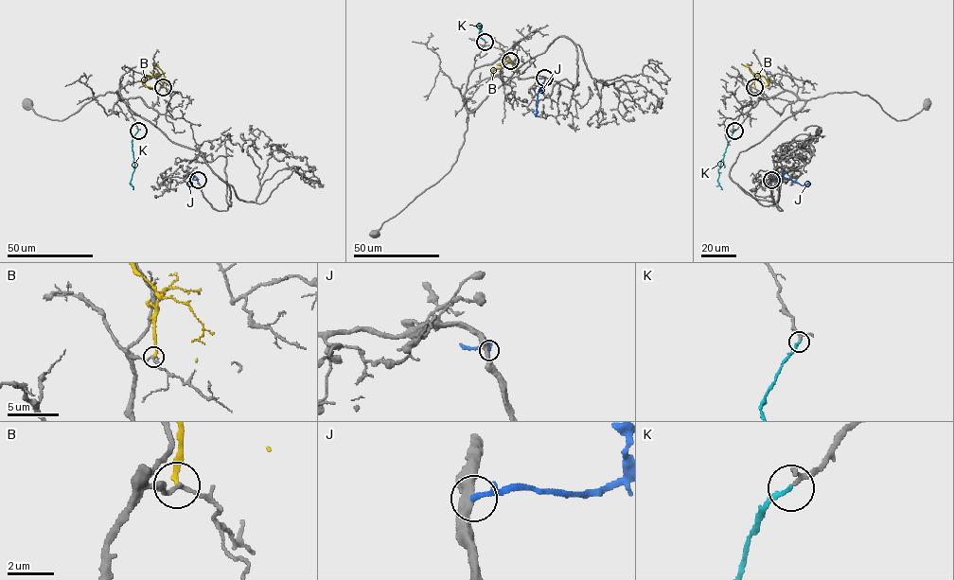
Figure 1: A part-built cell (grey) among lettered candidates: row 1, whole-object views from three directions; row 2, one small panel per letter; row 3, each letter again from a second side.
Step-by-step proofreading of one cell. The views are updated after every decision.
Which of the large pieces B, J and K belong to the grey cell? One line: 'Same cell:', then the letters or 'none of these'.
Same cell: K

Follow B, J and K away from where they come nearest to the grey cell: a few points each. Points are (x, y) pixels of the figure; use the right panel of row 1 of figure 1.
B: (754, 87), (753, 78), (757, 76), (763, 76), (768, 83), (762, 87)
J: (771, 180), (787, 178), (802, 185), (808, 182)
K: (734, 131), (718, 169), (717, 180), (722, 189)

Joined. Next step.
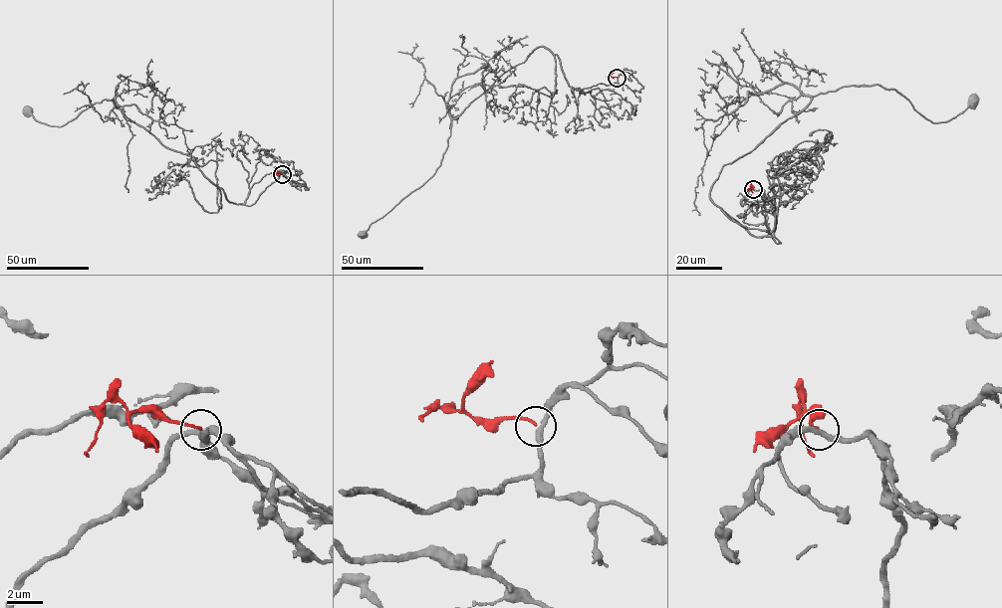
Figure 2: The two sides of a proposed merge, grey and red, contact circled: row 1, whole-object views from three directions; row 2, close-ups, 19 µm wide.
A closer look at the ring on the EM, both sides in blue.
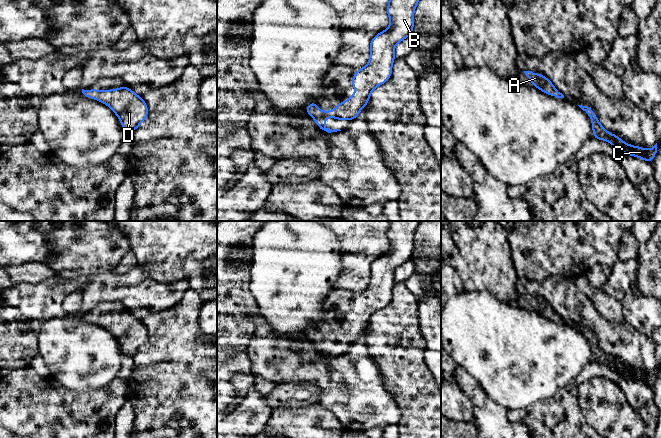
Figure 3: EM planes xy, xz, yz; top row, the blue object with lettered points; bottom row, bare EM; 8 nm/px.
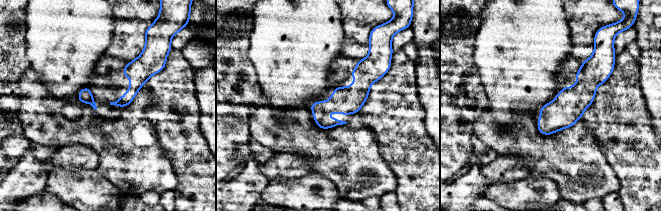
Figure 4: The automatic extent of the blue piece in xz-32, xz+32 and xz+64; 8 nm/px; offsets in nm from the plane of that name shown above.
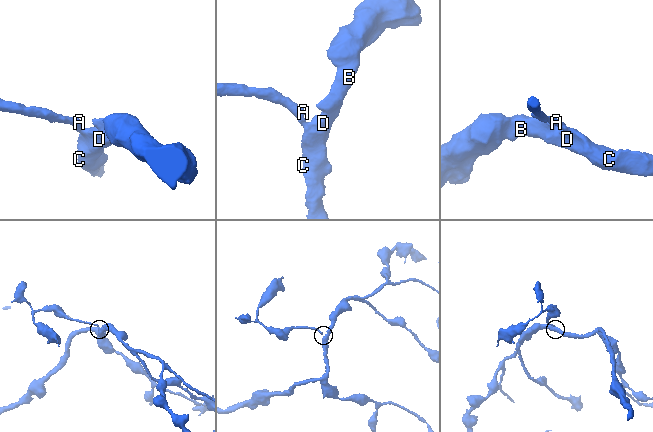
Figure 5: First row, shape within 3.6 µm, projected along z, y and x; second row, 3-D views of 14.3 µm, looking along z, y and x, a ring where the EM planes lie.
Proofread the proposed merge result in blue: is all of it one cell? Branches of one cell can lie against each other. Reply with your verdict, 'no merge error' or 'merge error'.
no merge error

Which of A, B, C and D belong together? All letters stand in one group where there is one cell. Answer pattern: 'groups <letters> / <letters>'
groups A B C D

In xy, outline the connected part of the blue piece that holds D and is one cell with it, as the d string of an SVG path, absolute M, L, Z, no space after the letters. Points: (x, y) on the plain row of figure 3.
M129 311L99 315L82 313L82 317L91 323L106 328L120 343L124 355L134 356L148 340L146 326Z

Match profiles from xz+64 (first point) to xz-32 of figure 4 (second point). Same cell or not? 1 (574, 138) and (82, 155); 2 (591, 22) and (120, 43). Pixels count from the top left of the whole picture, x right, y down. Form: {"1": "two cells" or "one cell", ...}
{"1": "two cells", "2": "one cell"}

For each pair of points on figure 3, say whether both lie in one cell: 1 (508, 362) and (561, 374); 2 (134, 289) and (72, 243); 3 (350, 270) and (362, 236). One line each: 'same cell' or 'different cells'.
1: same cell
2: different cells
3: same cell

